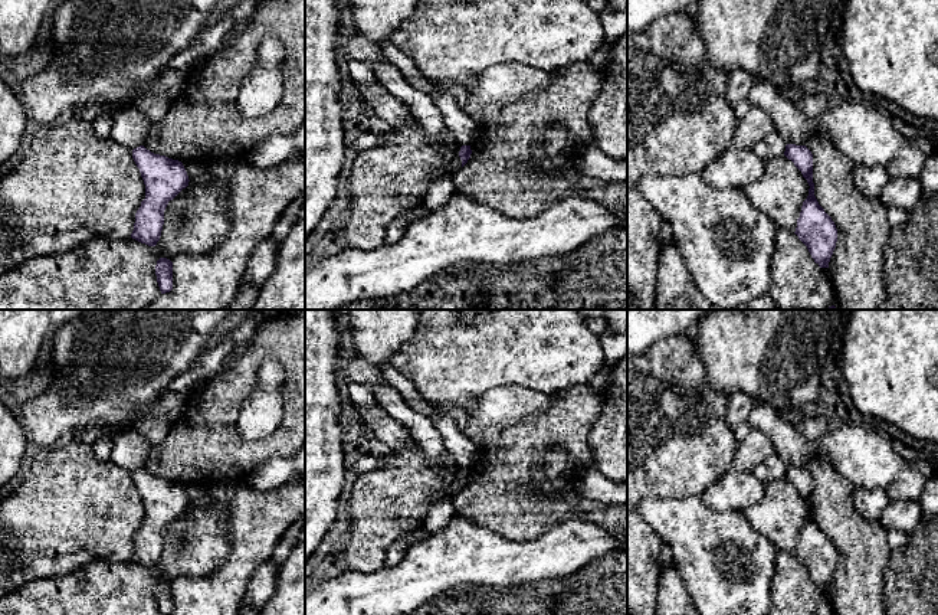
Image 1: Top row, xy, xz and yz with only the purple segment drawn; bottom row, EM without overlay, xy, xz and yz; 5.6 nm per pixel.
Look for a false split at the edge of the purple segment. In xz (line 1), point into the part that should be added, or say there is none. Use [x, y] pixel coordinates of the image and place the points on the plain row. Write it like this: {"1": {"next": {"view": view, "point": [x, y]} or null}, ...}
{"1": {"next": null}}

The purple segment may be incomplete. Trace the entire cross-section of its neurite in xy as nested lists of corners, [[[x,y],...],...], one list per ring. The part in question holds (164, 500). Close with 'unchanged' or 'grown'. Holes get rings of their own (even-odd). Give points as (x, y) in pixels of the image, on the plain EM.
[[[144,468],[132,472],[132,481],[145,507],[145,521],[135,536],[131,560],[155,569],[161,559],[168,524],[186,511],[190,503],[181,484],[154,477]]] | unchanged

